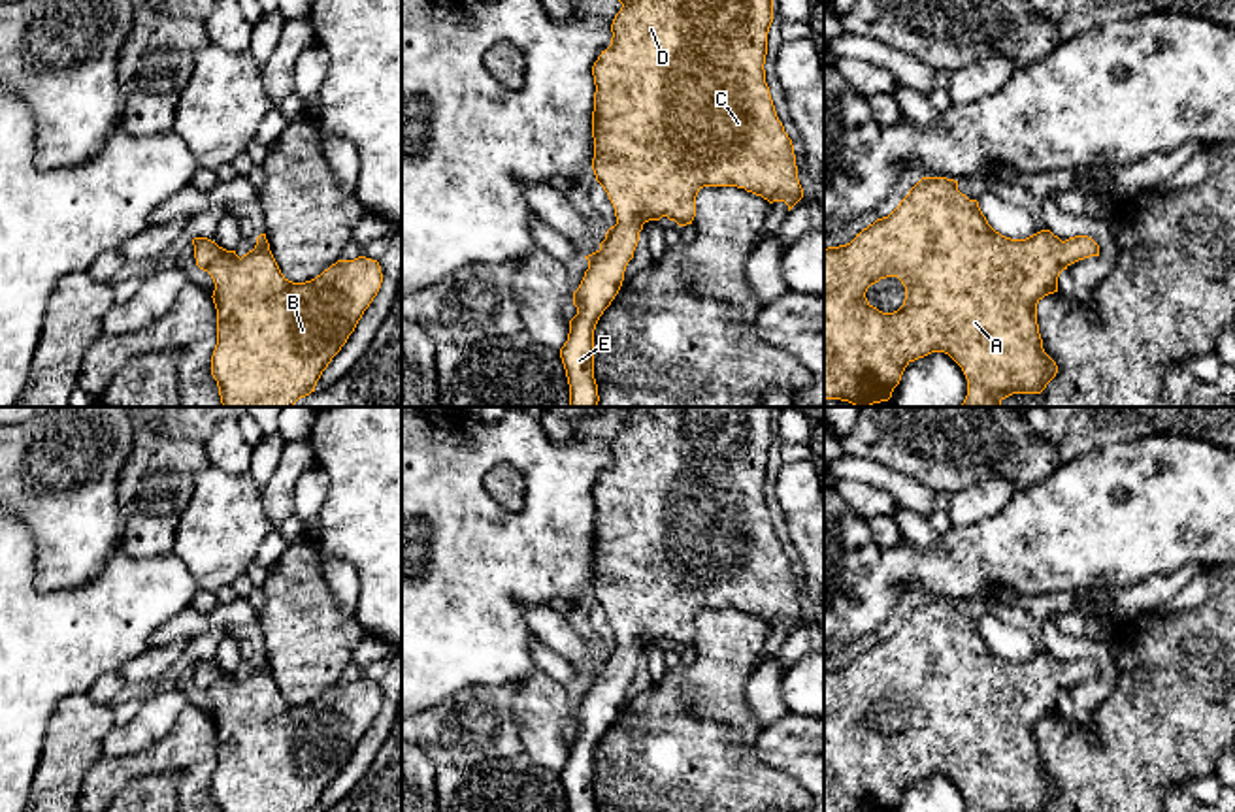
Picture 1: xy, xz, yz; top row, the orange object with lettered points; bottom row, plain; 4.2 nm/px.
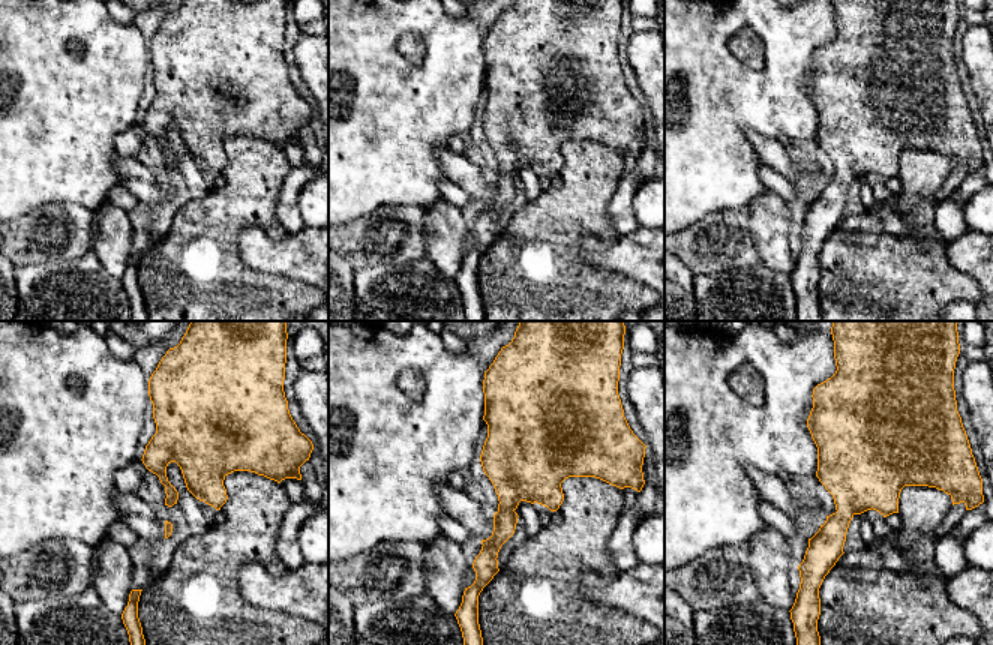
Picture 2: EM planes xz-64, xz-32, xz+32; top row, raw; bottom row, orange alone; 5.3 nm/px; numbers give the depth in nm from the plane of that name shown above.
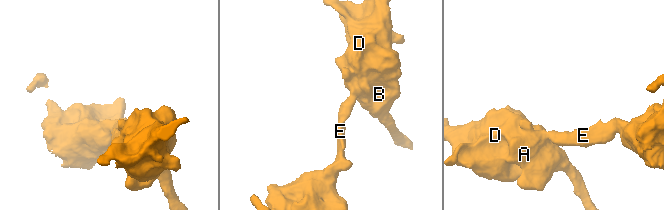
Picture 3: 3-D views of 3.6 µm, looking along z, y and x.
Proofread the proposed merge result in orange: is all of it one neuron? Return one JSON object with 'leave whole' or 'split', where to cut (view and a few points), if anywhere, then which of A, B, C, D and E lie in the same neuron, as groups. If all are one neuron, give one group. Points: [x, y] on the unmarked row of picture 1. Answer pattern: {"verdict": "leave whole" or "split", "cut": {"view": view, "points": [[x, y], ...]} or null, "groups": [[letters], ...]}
{"verdict": "leave whole", "cut": null, "groups": [["A", "B", "C", "D", "E"]]}

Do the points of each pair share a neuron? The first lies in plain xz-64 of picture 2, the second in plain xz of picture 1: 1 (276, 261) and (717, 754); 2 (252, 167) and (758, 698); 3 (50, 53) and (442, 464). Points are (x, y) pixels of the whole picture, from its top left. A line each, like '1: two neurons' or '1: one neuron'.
1: two neurons
2: two neurons
3: one neuron

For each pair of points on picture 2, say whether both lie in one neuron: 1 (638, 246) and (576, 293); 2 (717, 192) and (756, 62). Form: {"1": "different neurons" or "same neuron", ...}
{"1": "different neurons", "2": "different neurons"}

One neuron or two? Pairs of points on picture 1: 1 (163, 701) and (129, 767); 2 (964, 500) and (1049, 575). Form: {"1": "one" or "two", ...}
{"1": "two", "2": "two"}

